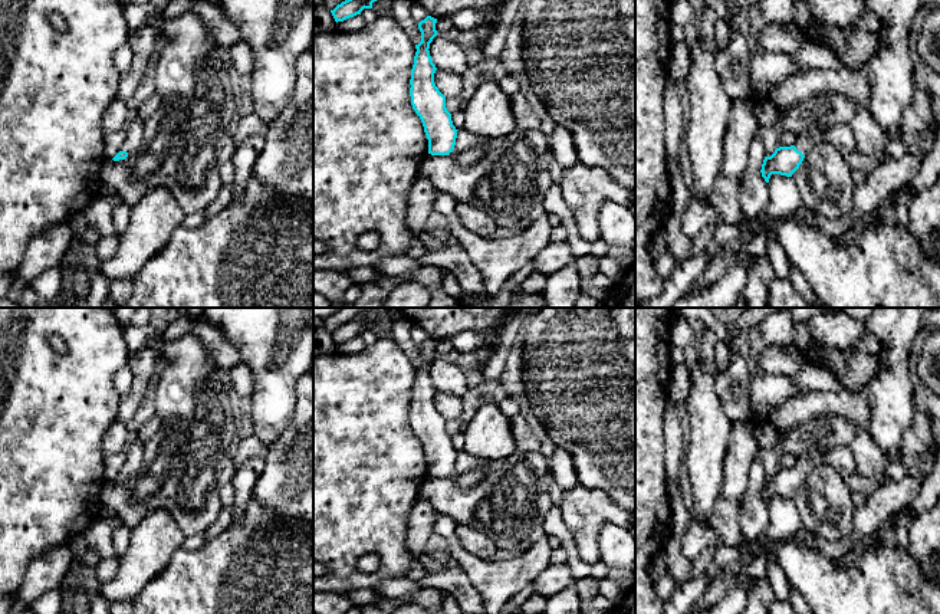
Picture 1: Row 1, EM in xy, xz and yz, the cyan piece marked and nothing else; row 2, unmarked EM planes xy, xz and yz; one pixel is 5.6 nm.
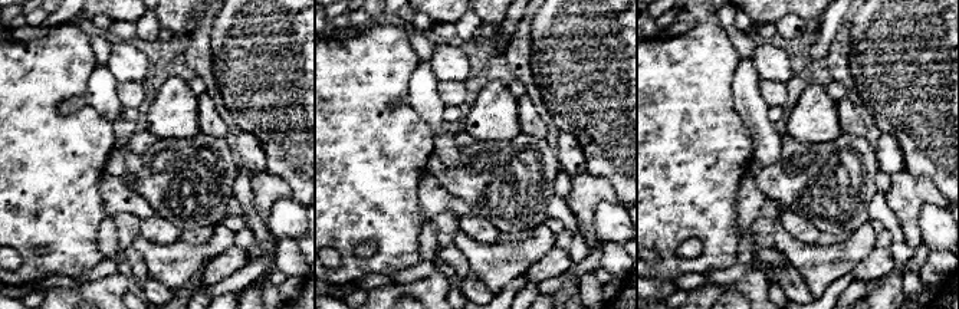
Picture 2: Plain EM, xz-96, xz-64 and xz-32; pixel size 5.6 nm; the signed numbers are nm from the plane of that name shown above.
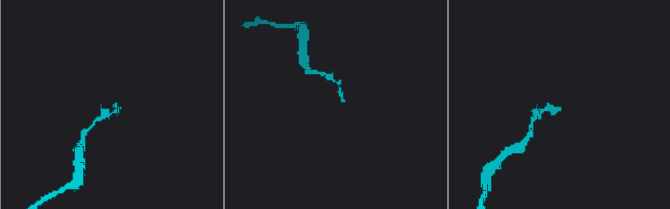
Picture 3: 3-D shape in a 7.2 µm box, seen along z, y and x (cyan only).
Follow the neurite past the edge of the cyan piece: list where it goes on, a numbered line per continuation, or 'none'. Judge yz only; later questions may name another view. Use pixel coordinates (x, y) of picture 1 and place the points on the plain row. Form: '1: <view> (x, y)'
1: yz (812, 456)

